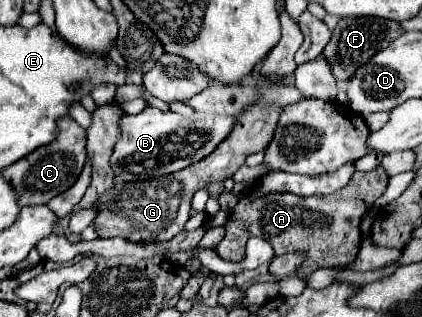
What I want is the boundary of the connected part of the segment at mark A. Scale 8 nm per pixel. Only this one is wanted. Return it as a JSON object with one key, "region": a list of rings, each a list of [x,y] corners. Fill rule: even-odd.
{"region":[[[377,166],[373,172],[367,174],[355,172],[351,182],[343,190],[329,196],[301,198],[295,194],[273,194],[269,198],[257,198],[257,200],[241,198],[233,214],[229,216],[229,222],[225,226],[227,234],[219,242],[217,254],[225,260],[239,262],[245,256],[247,238],[261,236],[273,246],[277,256],[305,250],[307,260],[299,270],[299,276],[303,278],[307,278],[311,272],[319,268],[351,264],[361,244],[361,232],[359,232],[361,218],[373,206],[373,202],[385,192],[387,184],[389,184],[387,172],[383,170],[383,166]]]}

